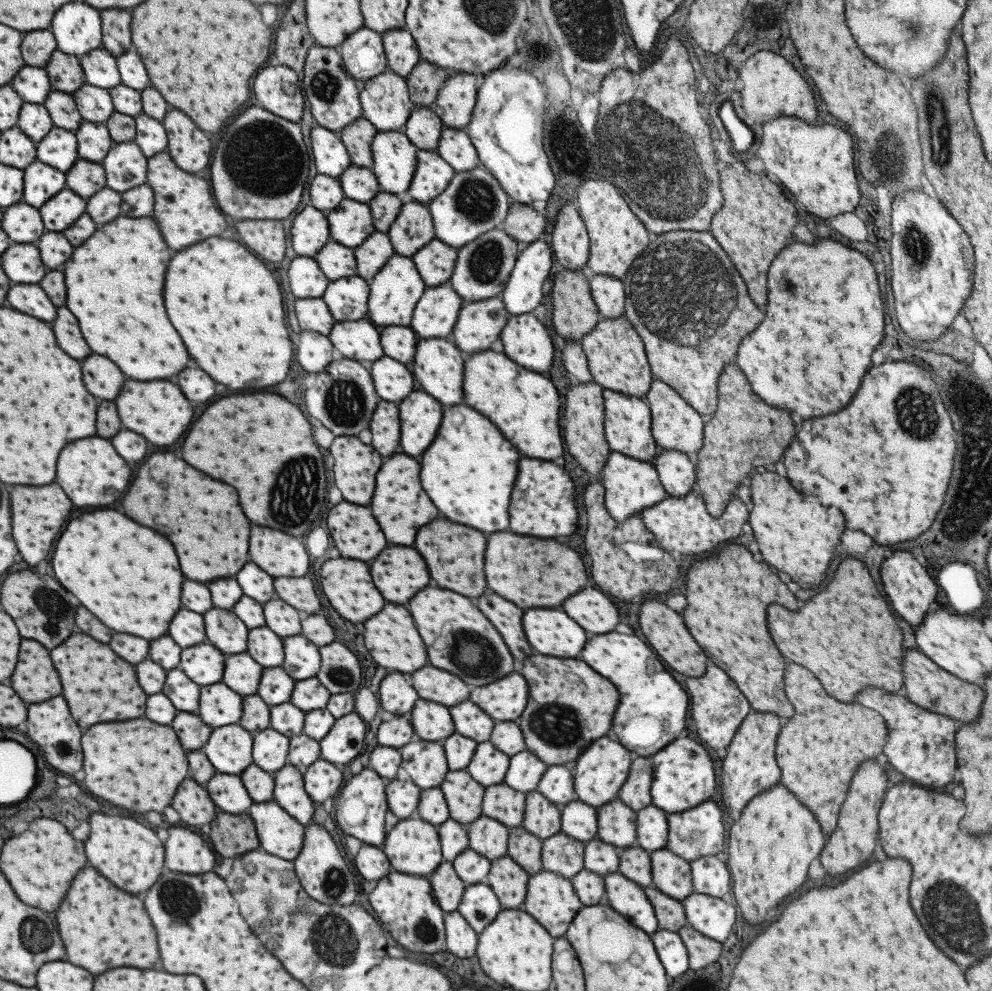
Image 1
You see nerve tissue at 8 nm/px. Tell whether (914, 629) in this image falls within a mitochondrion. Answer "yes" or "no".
no

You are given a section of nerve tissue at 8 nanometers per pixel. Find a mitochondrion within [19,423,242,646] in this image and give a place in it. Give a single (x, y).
(54, 608)

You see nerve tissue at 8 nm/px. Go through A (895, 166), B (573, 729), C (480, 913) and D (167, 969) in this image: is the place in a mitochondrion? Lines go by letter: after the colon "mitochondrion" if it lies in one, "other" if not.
A: mitochondrion
B: mitochondrion
C: mitochondrion
D: other

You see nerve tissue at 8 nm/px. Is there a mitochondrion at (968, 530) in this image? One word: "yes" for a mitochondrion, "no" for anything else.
no

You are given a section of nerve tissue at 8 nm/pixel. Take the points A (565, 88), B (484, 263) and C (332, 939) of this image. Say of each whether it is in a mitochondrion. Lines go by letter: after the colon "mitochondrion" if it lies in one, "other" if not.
A: other
B: mitochondrion
C: mitochondrion

